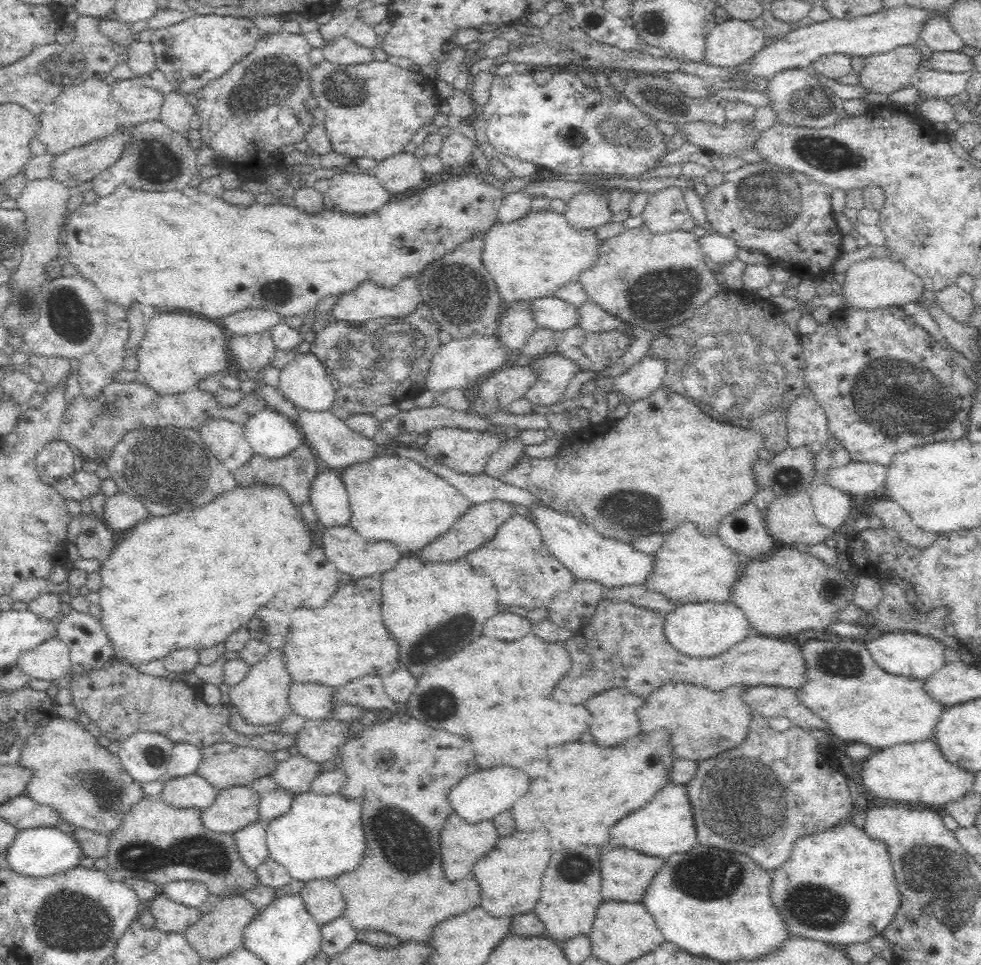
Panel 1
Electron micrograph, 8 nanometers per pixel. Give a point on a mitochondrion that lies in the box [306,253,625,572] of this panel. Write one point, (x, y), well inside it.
(463, 281)

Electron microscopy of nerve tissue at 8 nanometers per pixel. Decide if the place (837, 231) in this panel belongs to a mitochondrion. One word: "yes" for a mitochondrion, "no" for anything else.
no

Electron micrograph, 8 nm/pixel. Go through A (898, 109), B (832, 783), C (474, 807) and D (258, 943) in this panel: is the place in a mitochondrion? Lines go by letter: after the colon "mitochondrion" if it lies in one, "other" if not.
A: other
B: other
C: other
D: other

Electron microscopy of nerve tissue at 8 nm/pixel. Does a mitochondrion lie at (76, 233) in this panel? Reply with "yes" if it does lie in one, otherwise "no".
no

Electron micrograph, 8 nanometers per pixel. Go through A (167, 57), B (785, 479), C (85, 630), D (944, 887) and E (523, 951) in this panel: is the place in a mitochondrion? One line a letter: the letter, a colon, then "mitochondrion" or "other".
A: other
B: mitochondrion
C: other
D: mitochondrion
E: other

